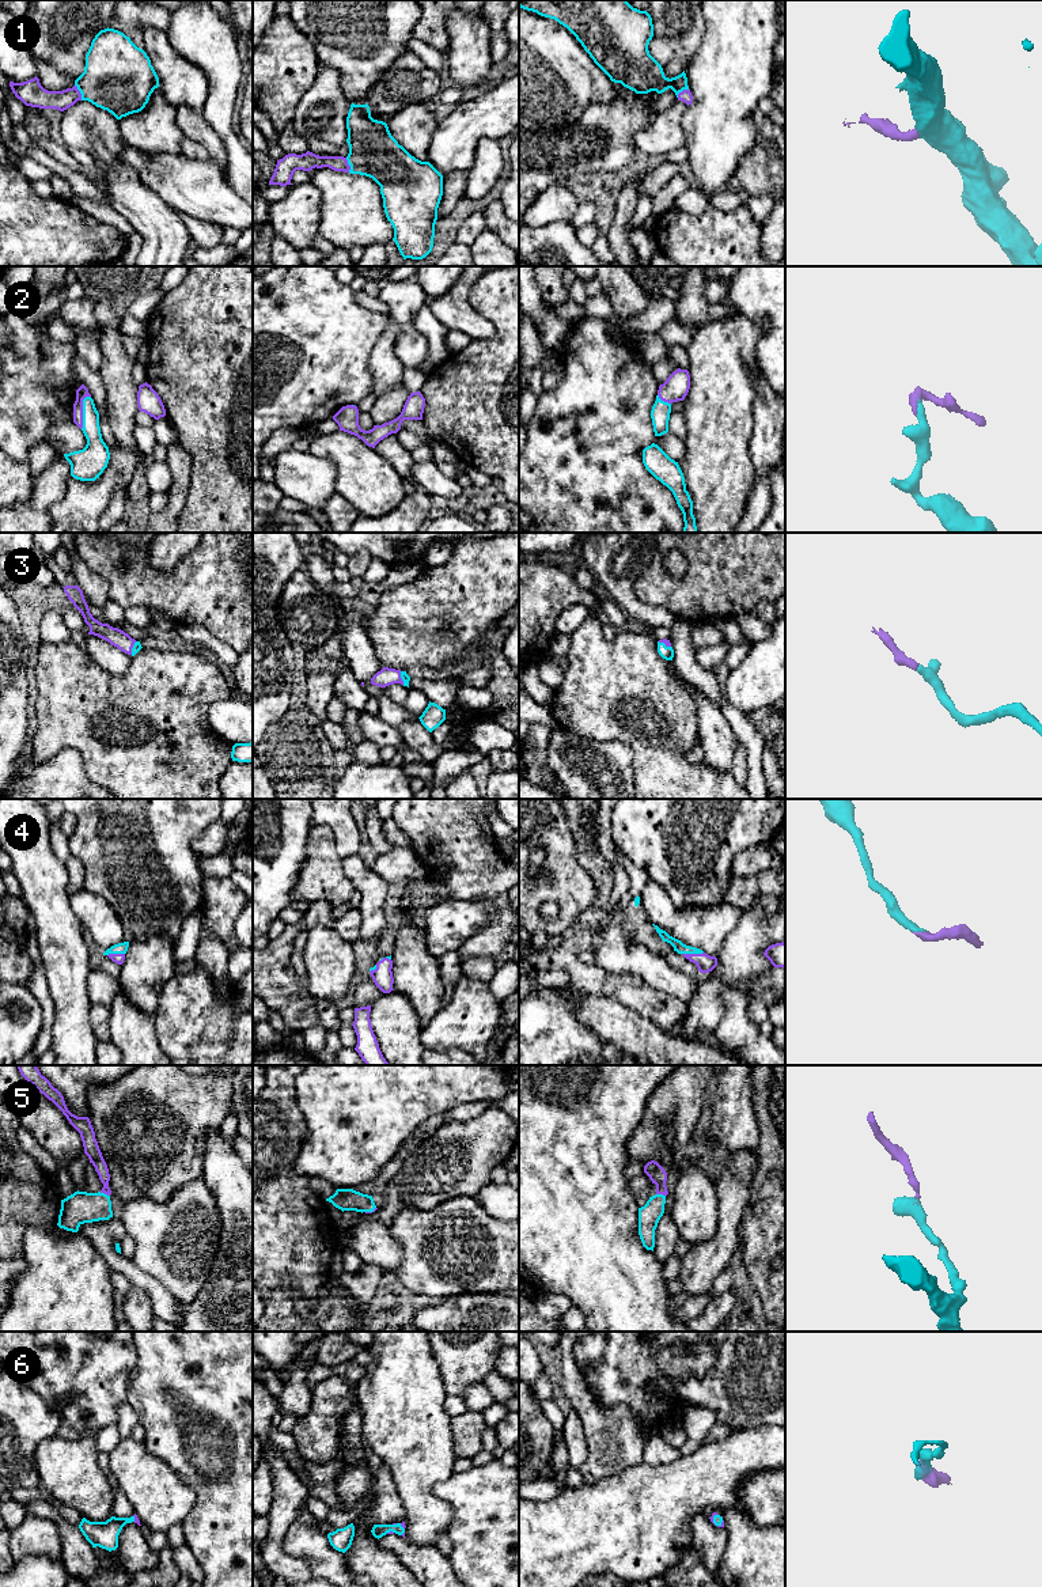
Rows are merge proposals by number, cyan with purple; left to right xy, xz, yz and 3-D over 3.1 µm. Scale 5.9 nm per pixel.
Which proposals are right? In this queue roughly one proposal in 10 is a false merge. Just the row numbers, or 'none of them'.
1, 2, 3, 4, 5, 6

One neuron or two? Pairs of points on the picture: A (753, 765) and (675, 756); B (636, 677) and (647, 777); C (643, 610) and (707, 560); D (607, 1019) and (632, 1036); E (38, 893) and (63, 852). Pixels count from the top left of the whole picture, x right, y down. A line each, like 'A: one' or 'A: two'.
A: two
B: one
C: two
D: one
E: two

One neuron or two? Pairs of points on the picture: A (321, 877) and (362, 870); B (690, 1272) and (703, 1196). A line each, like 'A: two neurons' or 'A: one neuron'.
A: two neurons
B: two neurons

